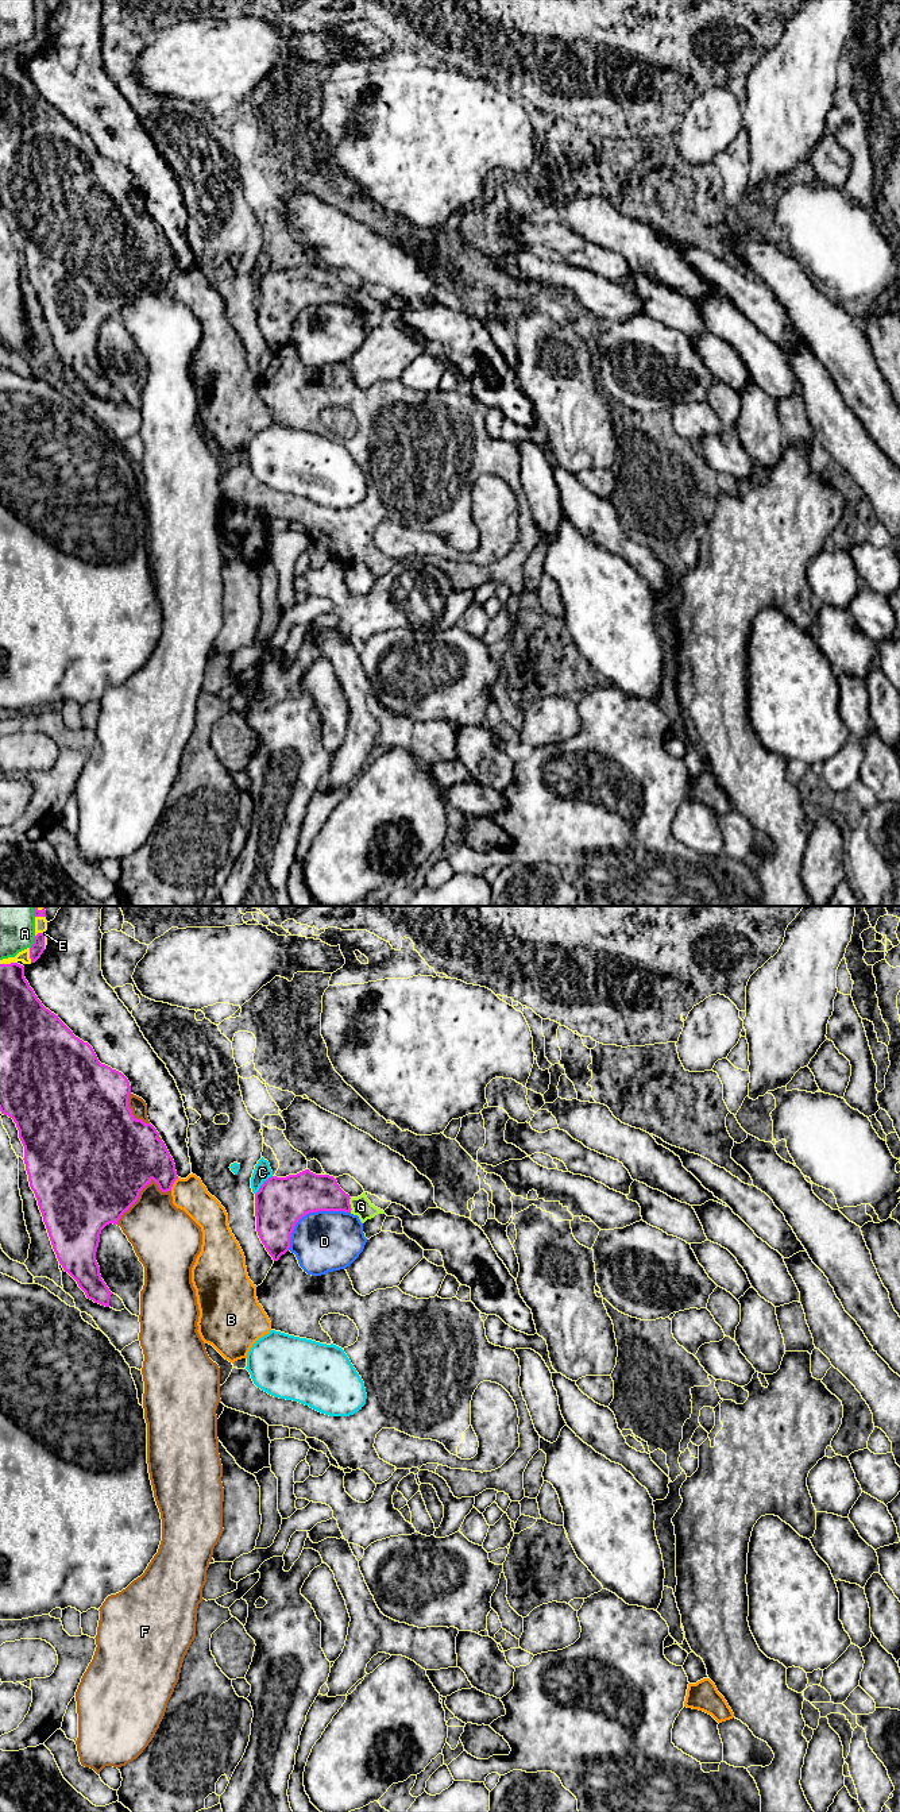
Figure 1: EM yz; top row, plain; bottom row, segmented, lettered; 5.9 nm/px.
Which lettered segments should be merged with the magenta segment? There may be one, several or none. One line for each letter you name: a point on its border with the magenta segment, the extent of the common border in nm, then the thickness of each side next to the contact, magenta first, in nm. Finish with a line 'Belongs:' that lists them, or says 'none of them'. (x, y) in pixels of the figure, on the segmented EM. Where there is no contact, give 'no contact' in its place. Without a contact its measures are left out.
E: contact yz (43, 939); length 110 nm; calibres 80 and 80 nm
G: contact yz (350, 1205); length 90 nm; calibres 240 and 120 nm
Belongs: E, G

